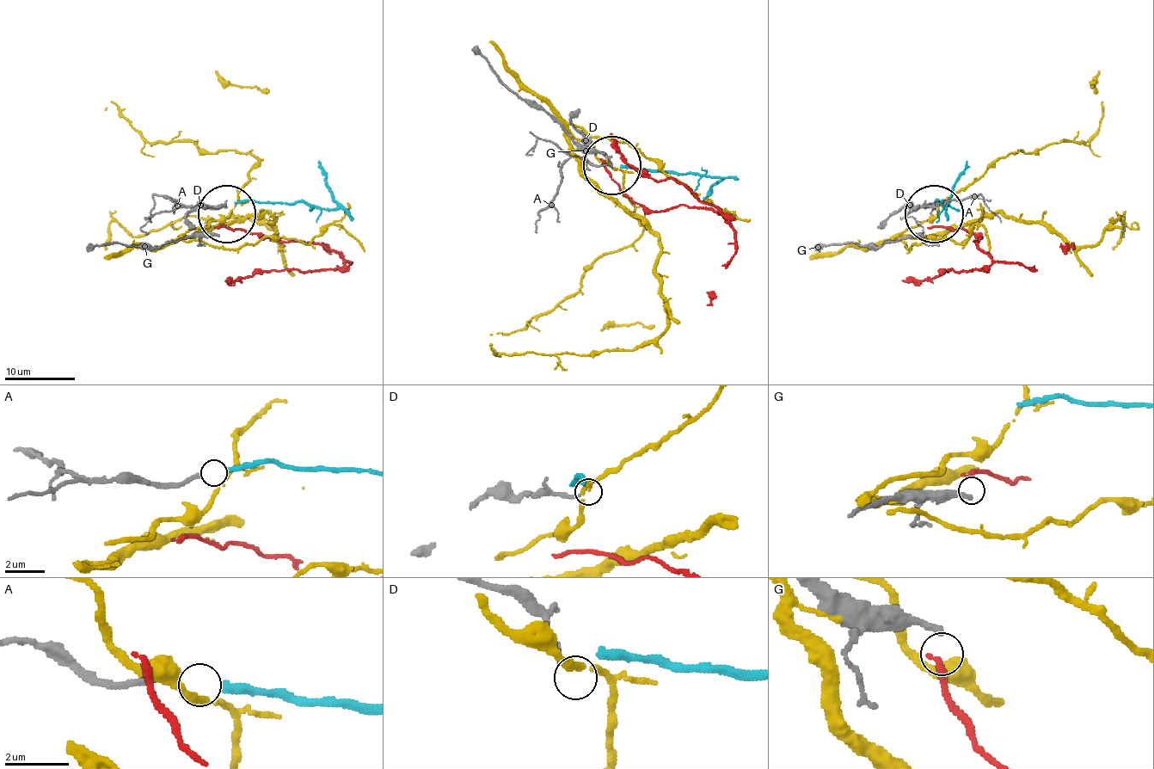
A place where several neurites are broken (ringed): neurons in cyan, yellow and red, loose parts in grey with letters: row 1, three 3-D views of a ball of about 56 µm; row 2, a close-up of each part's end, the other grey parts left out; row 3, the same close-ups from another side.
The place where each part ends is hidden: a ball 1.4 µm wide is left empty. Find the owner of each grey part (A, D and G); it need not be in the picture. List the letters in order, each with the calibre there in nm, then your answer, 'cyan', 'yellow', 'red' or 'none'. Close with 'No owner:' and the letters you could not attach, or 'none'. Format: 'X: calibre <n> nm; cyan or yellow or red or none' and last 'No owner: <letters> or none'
A: calibre 200 nm; cyan
D: calibre 150 nm; none
G: calibre 220 nm; none
No owner: D, G

